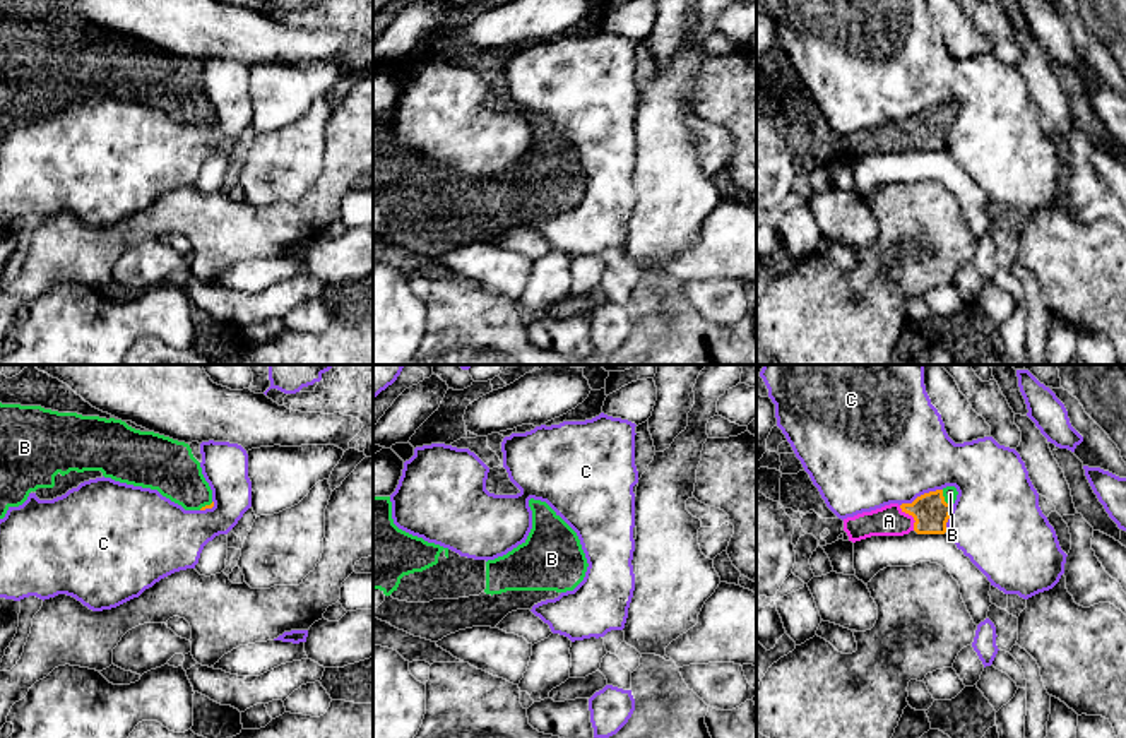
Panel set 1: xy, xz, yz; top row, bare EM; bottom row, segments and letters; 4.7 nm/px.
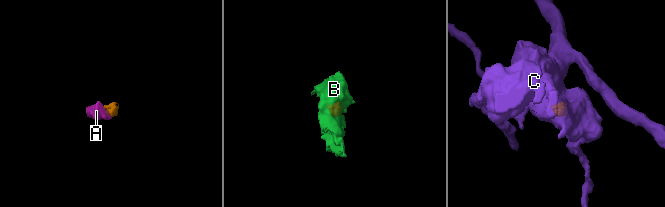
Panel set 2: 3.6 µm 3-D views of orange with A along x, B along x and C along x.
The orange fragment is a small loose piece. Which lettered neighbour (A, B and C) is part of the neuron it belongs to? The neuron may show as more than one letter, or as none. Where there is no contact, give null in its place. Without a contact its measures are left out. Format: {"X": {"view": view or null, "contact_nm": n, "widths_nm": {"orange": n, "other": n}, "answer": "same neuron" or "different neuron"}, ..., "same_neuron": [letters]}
{"A": {"view": "yz", "contact_nm": 140, "widths_nm": {"orange": 170, "other": 140}, "answer": "same neuron"}, "B": {"view": "yz", "contact_nm": 90, "widths_nm": {"orange": 170, "other": 70}, "answer": "same neuron"}, "C": {"view": "yz", "contact_nm": 220, "widths_nm": {"orange": 170, "other": 500}, "answer": "different neuron"}, "same_neuron": ["A", "B"]}

